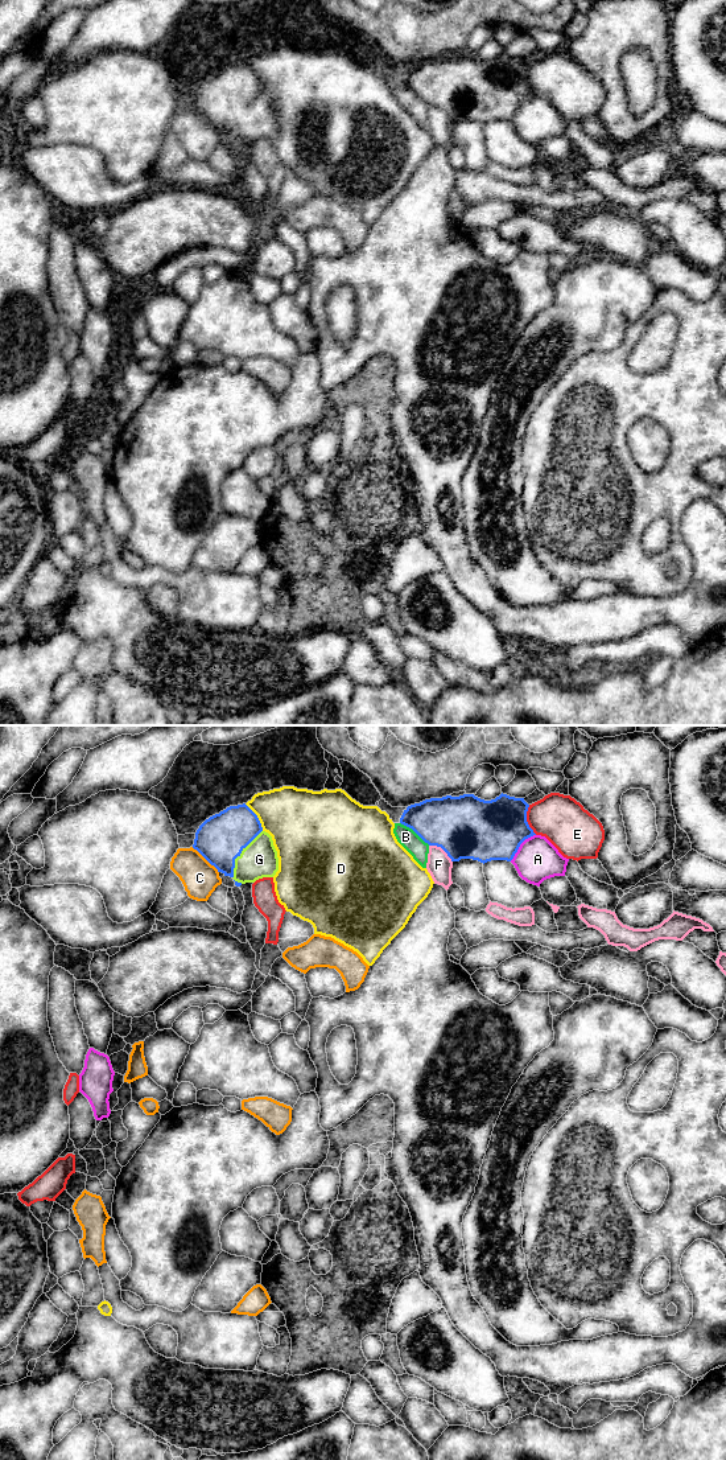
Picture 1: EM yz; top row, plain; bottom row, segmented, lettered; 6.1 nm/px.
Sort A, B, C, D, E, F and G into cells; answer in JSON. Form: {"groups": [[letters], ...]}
{"groups": [["A"], ["B"], ["C"], ["D"], ["E"], ["F"], ["G"]]}

